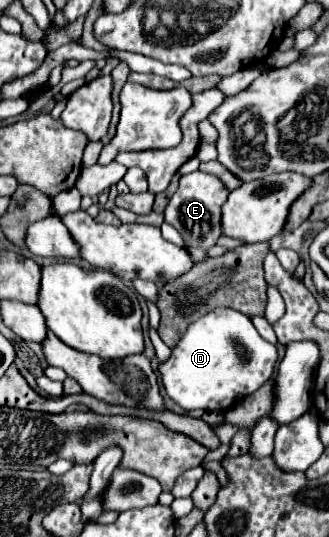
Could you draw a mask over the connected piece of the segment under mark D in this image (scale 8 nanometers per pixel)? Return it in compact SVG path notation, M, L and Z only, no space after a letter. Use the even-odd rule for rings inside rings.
M214 309L212 313L188 327L184 337L172 349L170 359L160 365L162 385L168 397L188 411L228 409L232 407L232 403L254 393L260 385L270 379L276 359L276 345L264 341L258 335L250 317L232 309ZM232 339L238 339L248 349L248 361L242 361L236 355L230 343Z

